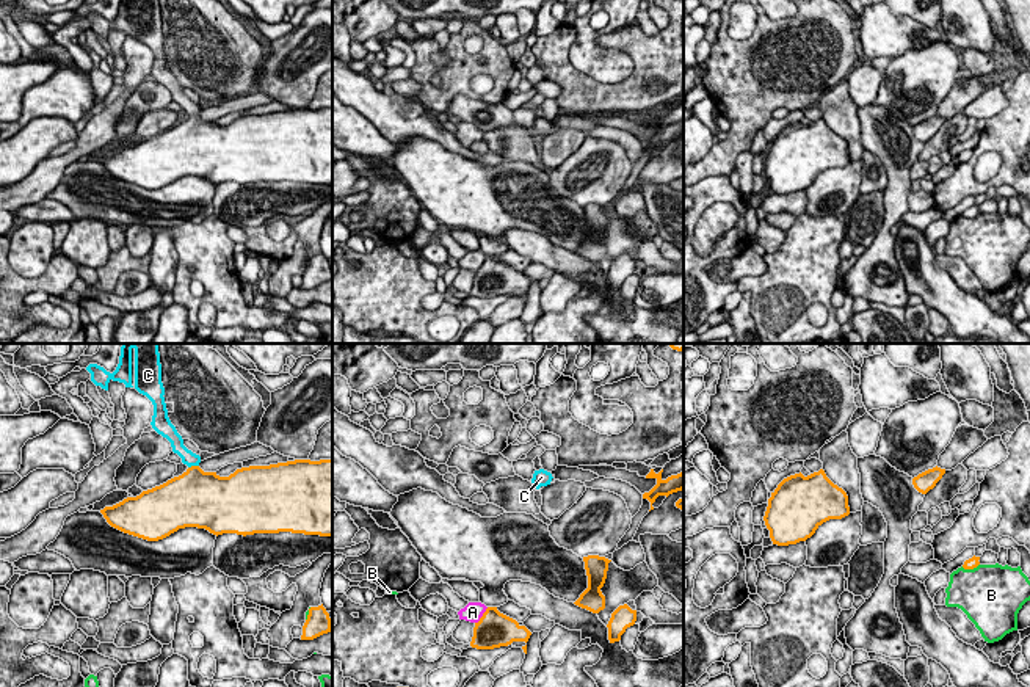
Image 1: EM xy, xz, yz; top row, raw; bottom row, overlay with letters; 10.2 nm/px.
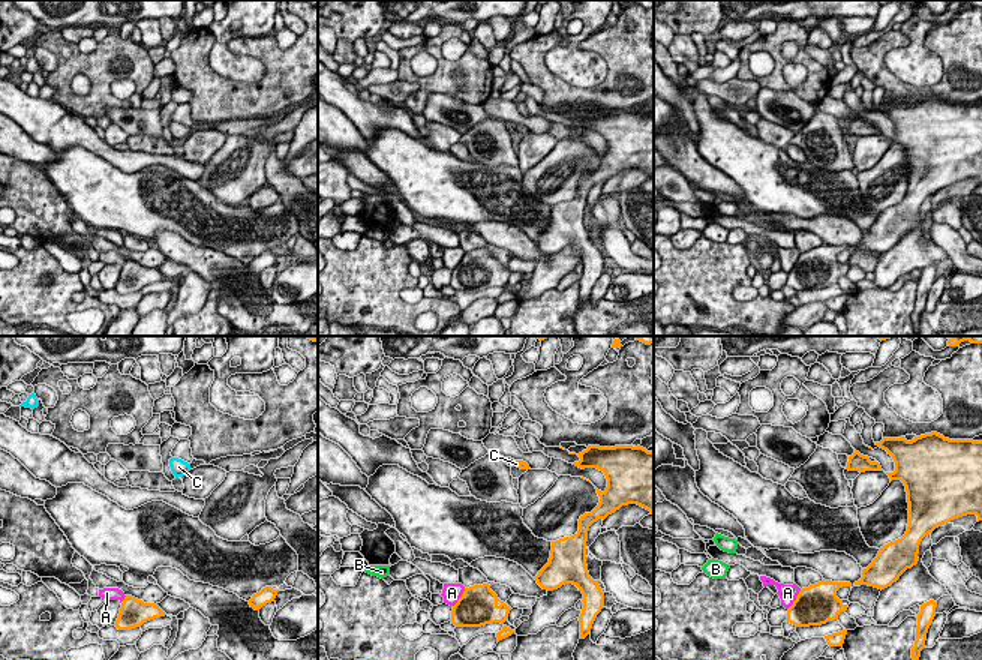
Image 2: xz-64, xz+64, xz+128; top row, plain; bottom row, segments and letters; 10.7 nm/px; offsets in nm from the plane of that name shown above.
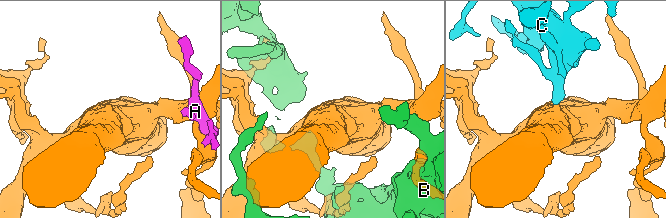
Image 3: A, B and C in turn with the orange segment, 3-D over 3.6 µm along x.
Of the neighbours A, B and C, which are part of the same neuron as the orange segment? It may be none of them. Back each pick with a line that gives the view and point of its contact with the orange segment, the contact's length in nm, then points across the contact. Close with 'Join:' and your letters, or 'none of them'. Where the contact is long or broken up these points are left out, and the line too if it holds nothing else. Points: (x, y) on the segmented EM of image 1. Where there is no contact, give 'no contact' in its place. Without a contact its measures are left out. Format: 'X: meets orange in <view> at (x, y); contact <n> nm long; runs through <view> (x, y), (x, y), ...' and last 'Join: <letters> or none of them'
C: meets orange in xy at (193, 466); contact 120 nm long; runs through xy (195, 490), (193, 466), (188, 458)
Join: C

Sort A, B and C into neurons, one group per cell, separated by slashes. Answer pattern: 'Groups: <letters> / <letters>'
Groups: A / B / C

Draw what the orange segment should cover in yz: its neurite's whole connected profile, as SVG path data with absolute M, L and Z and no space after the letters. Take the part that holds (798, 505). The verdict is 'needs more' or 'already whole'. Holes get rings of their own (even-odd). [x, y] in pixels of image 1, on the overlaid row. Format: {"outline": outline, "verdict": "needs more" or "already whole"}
{"outline": "M823 469L804 477L801 472L784 478L768 499L763 516L773 544L789 546L811 538L815 530L829 519L842 519L850 514L847 493L834 485Z", "verdict": "already whole"}

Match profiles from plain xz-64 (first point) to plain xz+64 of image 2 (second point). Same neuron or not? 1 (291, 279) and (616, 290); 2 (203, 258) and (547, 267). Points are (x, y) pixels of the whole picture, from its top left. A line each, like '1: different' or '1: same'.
1: same
2: different

